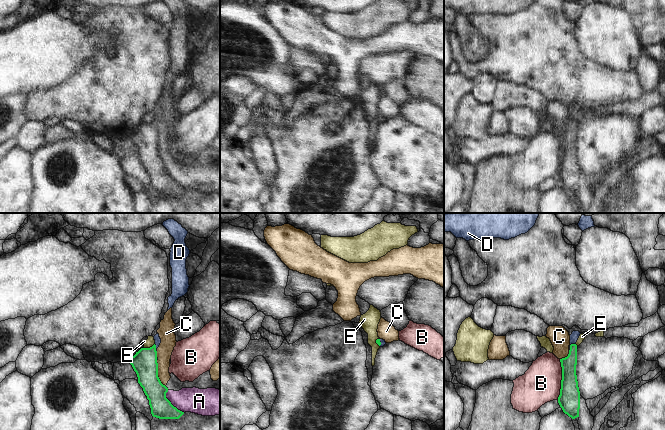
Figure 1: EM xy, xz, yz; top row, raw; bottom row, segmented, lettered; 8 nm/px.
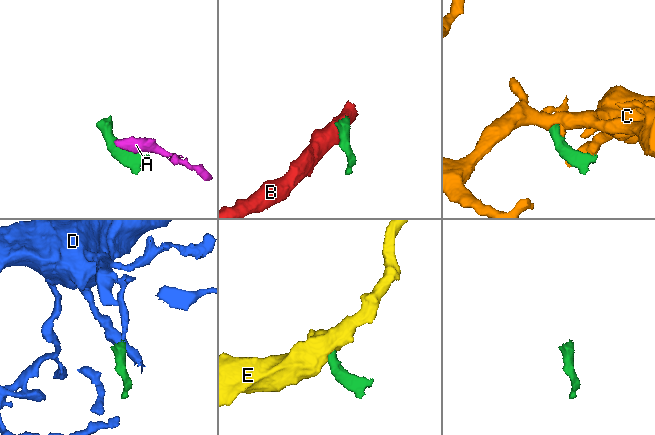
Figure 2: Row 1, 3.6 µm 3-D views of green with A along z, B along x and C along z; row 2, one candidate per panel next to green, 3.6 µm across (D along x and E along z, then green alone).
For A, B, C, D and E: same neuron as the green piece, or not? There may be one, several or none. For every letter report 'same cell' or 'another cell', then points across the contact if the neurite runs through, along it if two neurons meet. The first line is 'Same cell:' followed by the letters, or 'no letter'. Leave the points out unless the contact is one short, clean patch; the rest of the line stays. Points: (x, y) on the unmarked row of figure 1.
Same cell: D
A: another cell | along xy (167, 166), (167, 175), (184, 188)
B: another cell | along yz (560, 135), (561, 164), (557, 175)
C: another cell | along xy (156, 136), (157, 152), (165, 162)
D: same cell | across yz (568, 140), (572, 133), (570, 121), (574, 112)
E: another cell | along xy (154, 119), (144, 124)

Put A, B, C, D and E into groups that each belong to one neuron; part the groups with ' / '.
A C / B / D / E

